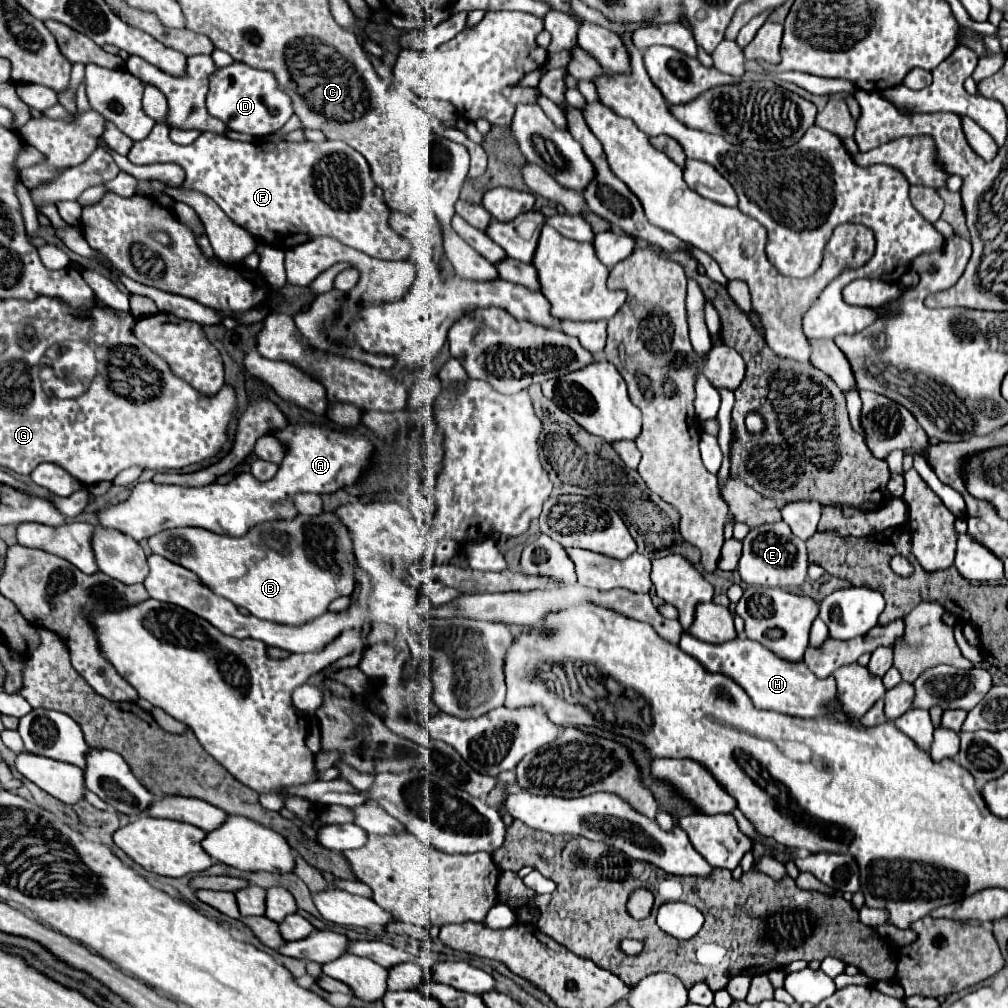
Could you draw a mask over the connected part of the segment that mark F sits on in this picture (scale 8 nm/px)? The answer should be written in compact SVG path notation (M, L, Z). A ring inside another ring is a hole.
M156 123L154 129L152 129L152 133L150 133L144 141L136 141L136 143L134 143L134 147L132 147L130 153L128 153L128 159L130 159L132 163L136 163L136 165L150 165L150 163L176 163L176 165L180 165L180 167L186 171L186 181L184 181L182 189L194 189L194 191L200 191L200 193L206 193L208 197L212 197L212 199L220 205L220 209L222 209L238 227L246 229L246 231L248 231L256 241L260 241L260 243L268 243L268 245L272 245L272 247L278 247L278 249L284 249L284 251L286 251L286 249L292 249L292 247L296 247L296 245L300 245L300 243L306 243L308 239L314 239L314 237L320 237L320 235L328 235L328 237L334 237L334 239L338 239L340 243L344 243L344 245L348 245L348 247L354 247L354 249L358 249L358 251L362 251L362 253L366 253L366 255L370 255L370 257L386 259L386 261L402 261L402 259L408 259L408 255L410 255L410 241L404 239L404 237L400 237L400 235L396 235L396 233L390 229L390 225L388 225L390 207L386 204L384 195L382 198L383 201L380 201L380 199L374 195L376 185L372 179L368 162L358 153L358 151L356 151L356 149L348 147L344 141L322 141L322 143L312 143L312 141L284 141L284 139L280 139L280 141L262 141L262 143L242 143L242 141L232 141L232 139L228 139L228 137L224 137L224 135L202 133L192 145L186 145L186 147L184 147L184 145L176 145L176 143L170 141L166 123Z

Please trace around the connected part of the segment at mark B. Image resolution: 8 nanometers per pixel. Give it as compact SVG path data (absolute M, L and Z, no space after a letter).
M322 513L318 517L296 515L290 521L260 523L252 527L242 537L224 537L200 527L180 527L166 529L148 539L152 553L166 557L168 561L180 563L182 567L194 571L216 595L230 599L236 607L248 609L254 617L284 623L302 625L322 613L336 597L350 597L354 591L350 557L354 553L348 529L336 519L334 513Z

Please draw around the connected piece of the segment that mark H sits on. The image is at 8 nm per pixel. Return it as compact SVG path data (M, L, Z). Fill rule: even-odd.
M682 633L680 649L684 653L688 653L690 657L694 657L708 673L722 673L722 675L730 677L732 681L736 681L748 693L748 697L754 701L754 705L758 709L770 709L770 711L804 717L804 719L830 715L830 717L852 723L842 713L824 711L824 705L828 705L828 703L832 705L834 695L836 695L836 683L832 677L818 679L802 661L800 663L784 661L752 639L736 637L736 639L712 645L712 643L704 643L704 641L692 637L690 633Z

